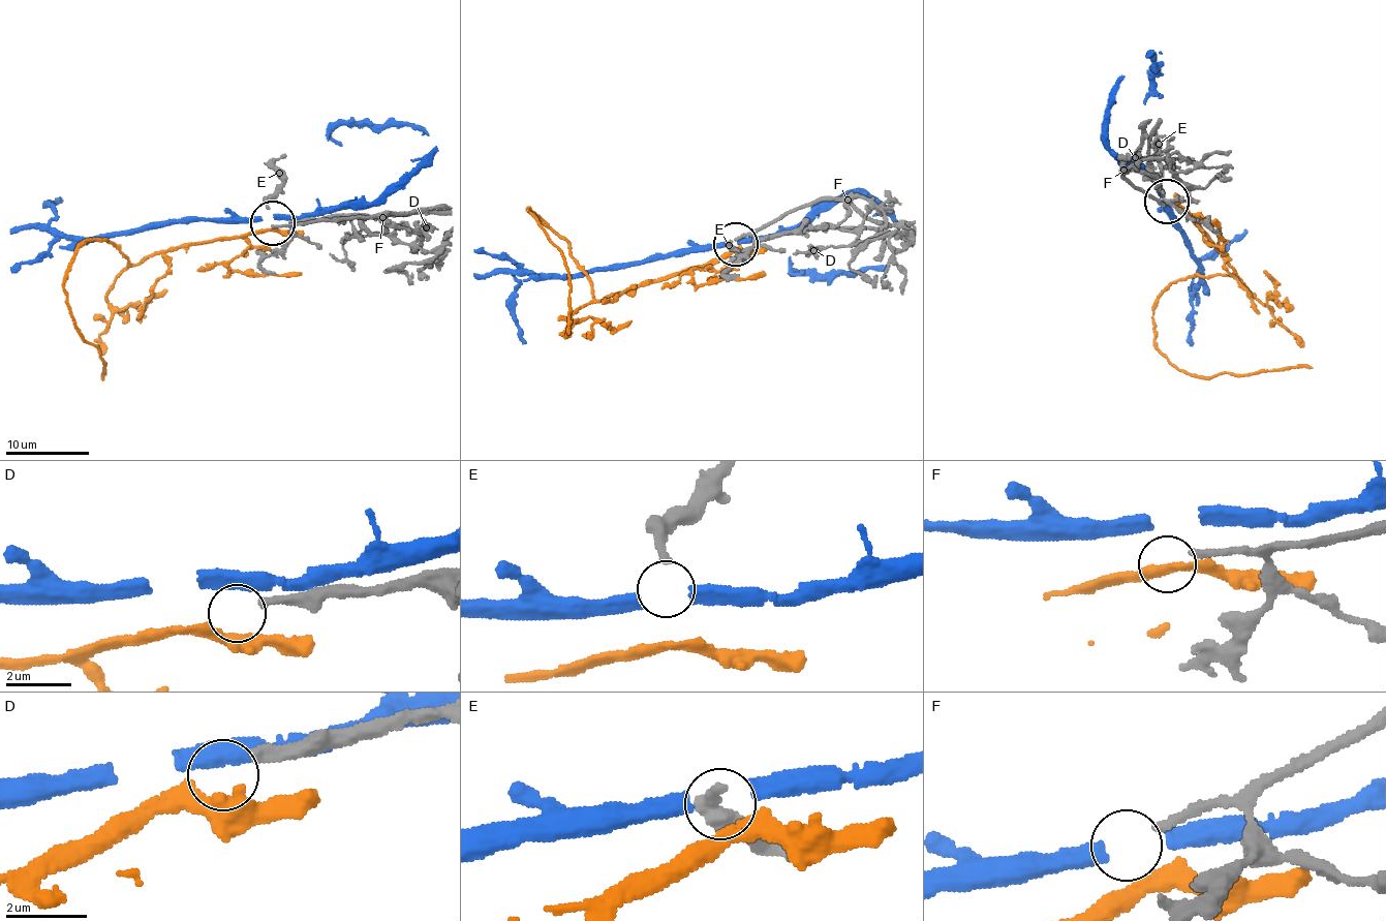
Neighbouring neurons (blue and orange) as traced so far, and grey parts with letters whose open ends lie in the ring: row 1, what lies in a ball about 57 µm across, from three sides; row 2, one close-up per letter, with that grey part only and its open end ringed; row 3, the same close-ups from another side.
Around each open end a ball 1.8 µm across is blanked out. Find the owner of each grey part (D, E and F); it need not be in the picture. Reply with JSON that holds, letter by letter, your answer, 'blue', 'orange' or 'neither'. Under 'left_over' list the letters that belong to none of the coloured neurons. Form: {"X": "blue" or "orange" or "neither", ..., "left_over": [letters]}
{"D": "orange", "E": "blue", "F": "neither", "left_over": ["F"]}

